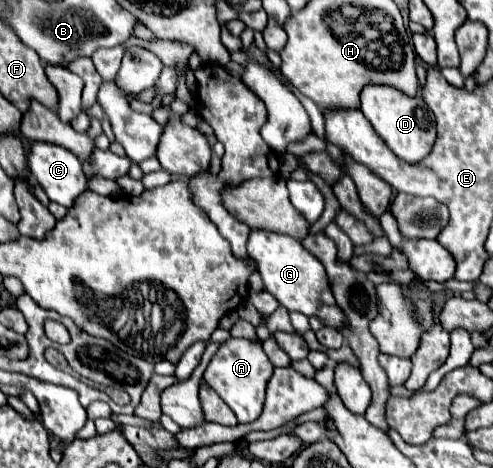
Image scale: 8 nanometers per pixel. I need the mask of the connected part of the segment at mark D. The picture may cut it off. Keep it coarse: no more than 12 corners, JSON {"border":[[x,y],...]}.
{"border":[[364,86],[360,110],[398,158],[416,164],[436,140],[420,96]]}

